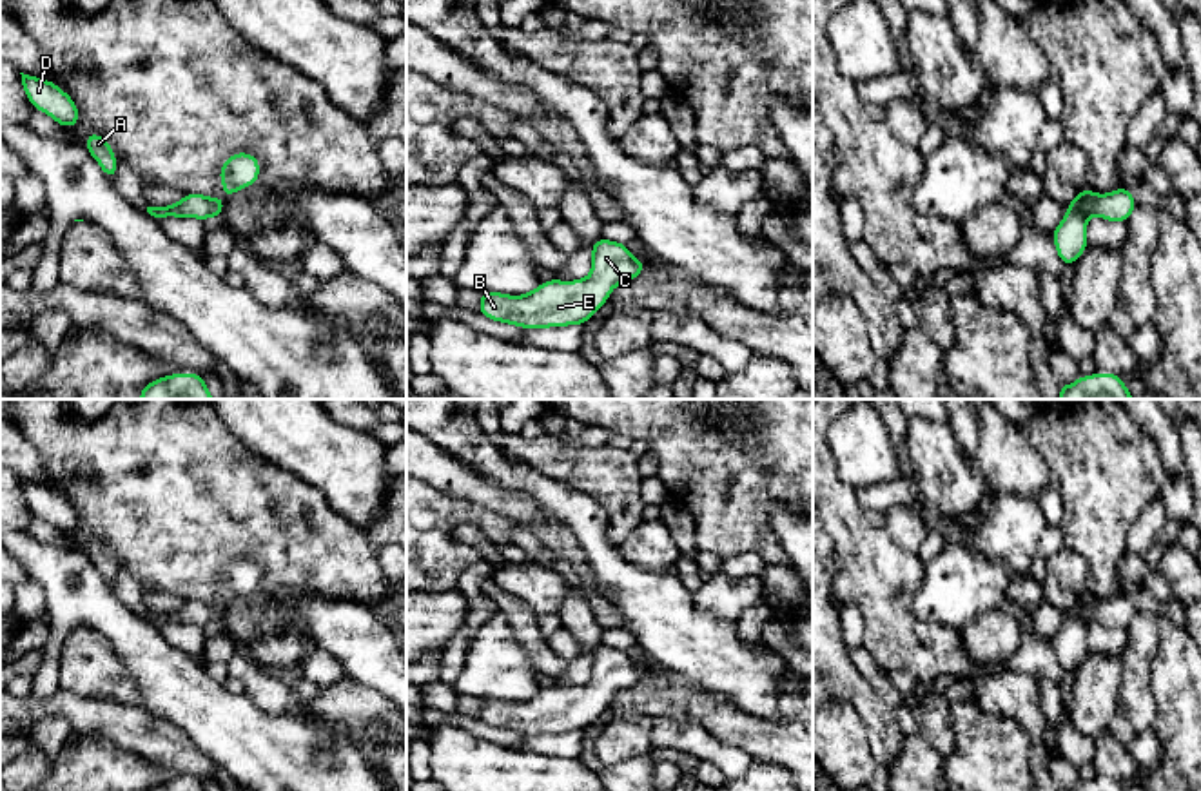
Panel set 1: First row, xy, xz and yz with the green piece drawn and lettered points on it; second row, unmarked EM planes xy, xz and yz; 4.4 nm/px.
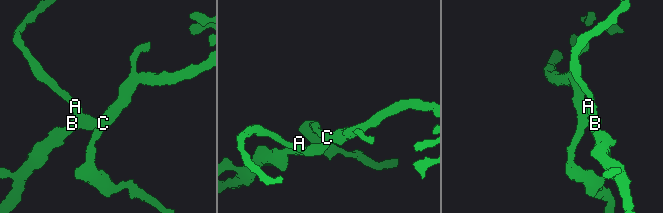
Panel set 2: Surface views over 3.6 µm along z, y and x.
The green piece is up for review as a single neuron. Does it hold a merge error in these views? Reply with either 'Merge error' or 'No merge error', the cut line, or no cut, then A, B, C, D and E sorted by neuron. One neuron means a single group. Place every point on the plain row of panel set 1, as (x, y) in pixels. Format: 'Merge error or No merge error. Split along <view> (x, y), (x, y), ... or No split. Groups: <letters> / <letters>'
No merge error. No split. Groups: A B C D E

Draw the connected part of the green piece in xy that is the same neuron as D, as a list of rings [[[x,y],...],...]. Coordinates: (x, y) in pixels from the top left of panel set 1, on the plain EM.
[[[22,481],[22,492],[31,512],[62,533],[73,533],[80,526],[80,519],[73,504],[63,499],[54,488],[47,488],[36,483]]]

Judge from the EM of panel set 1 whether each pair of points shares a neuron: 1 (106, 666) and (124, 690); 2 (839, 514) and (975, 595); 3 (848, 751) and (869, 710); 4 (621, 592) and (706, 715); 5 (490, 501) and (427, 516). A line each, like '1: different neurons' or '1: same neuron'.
1: same neuron
2: different neurons
3: different neurons
4: different neurons
5: different neurons

